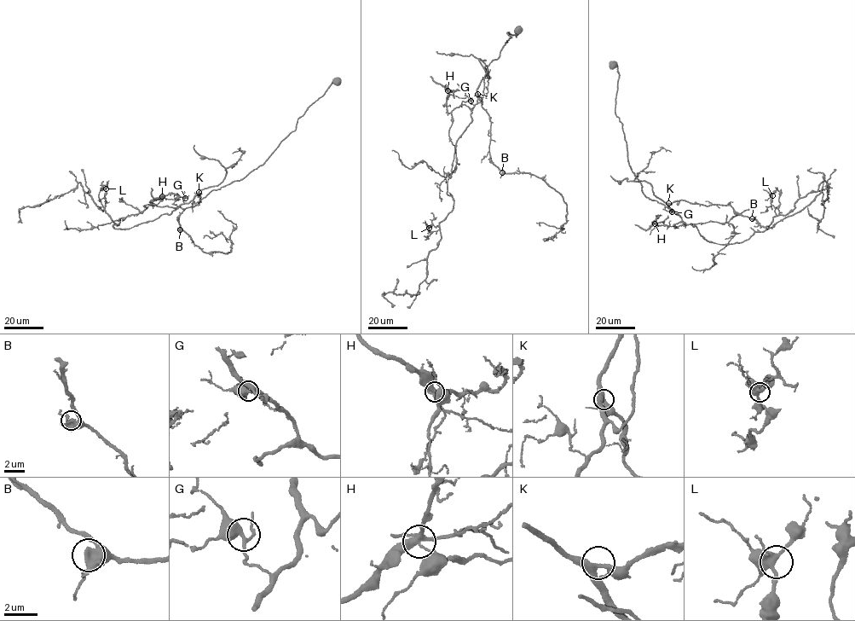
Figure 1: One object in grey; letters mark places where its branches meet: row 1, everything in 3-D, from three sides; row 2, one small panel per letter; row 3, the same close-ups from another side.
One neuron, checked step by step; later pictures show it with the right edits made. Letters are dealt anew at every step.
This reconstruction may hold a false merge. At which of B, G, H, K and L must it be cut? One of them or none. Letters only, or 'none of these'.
H

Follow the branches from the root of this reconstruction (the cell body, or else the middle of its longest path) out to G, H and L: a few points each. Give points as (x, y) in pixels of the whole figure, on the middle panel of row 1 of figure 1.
G: (518, 29), (516, 37), (506, 33), (511, 37), (499, 57), (488, 66), (482, 97), (474, 105), (470, 101)
H: (518, 29), (488, 66), (472, 109), (447, 113), (447, 90)
L: (518, 29), (488, 66), (456, 142), (452, 211), (429, 228)

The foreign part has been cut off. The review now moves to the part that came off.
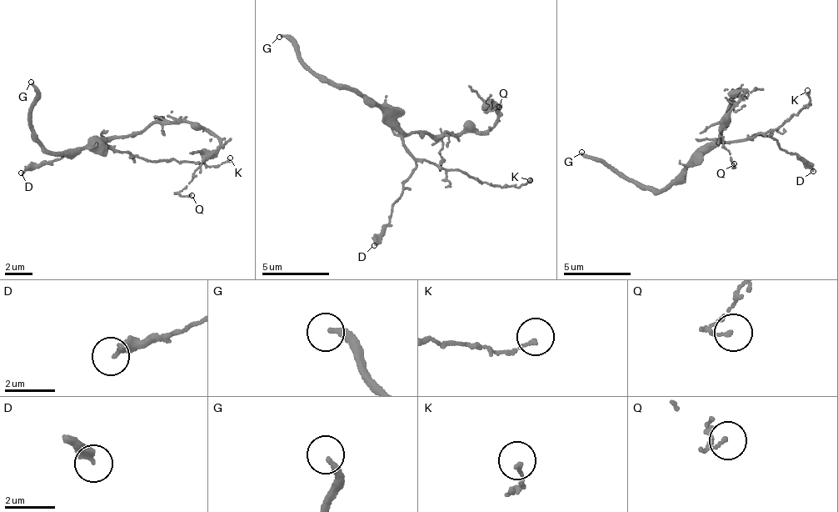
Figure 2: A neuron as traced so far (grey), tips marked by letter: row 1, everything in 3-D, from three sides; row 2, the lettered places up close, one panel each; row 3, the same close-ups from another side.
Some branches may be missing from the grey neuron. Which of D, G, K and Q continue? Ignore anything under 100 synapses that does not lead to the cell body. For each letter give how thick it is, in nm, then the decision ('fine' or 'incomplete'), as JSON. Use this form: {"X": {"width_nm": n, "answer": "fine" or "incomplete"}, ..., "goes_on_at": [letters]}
{"D": {"width_nm": 360, "answer": "fine"}, "G": {"width_nm": 240, "answer": "incomplete"}, "K": {"width_nm": 130, "answer": "fine"}, "Q": {"width_nm": 90, "answer": "fine"}, "goes_on_at": ["G"]}

